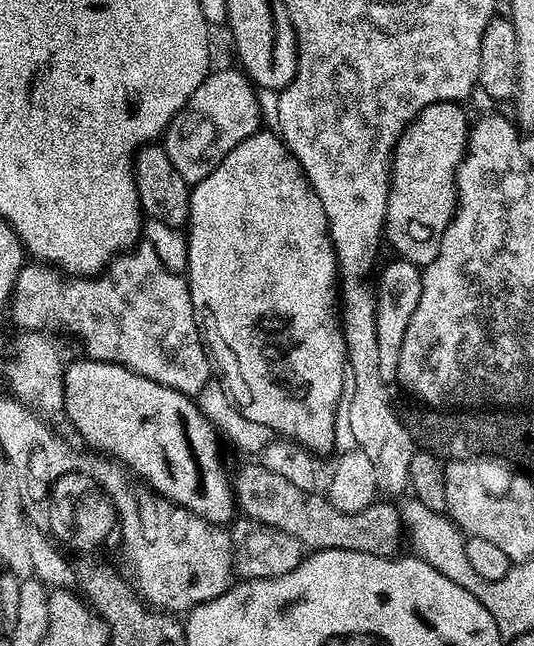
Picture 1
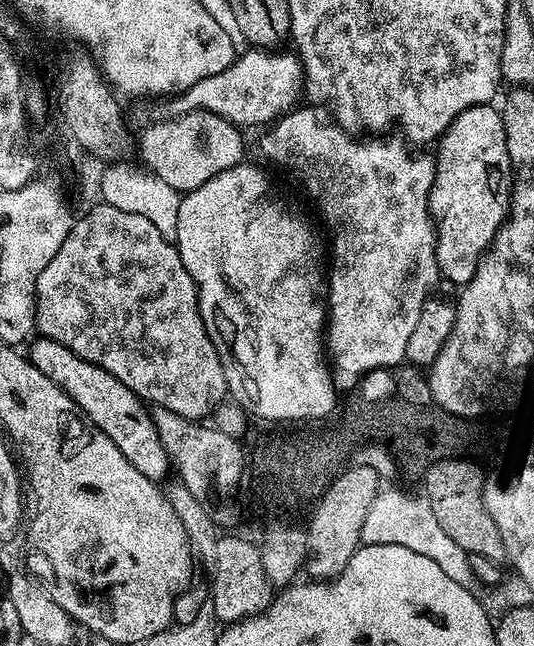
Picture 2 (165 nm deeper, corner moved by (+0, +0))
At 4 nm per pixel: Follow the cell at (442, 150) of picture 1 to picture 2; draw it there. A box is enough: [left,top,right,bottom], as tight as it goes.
[428,104,514,286]

